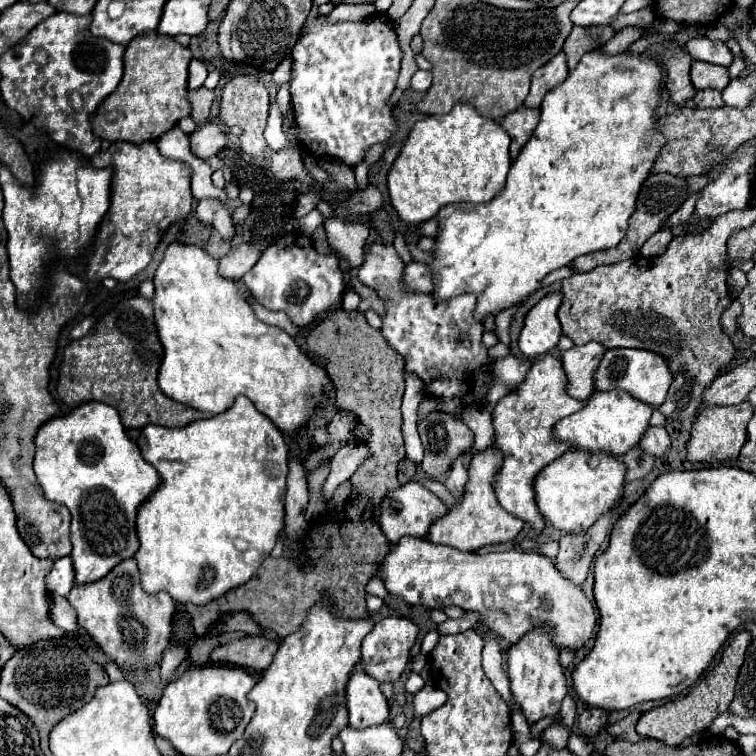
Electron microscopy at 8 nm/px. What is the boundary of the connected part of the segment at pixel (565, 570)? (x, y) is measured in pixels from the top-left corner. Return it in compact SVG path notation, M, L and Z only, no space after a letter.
M569 533L559 539L559 555L555 567L577 585L583 585L589 565L599 545L587 533Z

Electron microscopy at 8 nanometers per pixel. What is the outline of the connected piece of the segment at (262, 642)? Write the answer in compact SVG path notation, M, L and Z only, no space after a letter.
M249 635L215 647L211 653L211 661L227 661L239 667L263 671L273 661L277 649L279 645L273 639L265 635Z

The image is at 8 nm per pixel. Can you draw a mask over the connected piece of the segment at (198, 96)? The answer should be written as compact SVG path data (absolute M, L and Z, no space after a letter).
M201 87L197 91L189 91L189 103L191 103L191 117L197 125L201 125L209 117L209 109L213 103L215 95L213 91Z

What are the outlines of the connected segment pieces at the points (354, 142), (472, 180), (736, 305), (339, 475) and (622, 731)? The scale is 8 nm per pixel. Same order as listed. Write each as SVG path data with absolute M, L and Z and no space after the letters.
M371 15L357 23L327 23L325 17L317 17L307 23L291 57L291 105L299 127L299 141L307 152L318 157L325 153L355 167L373 143L391 137L397 123L387 99L395 91L401 61L391 23L381 15Z
M457 103L451 113L447 115L431 115L421 121L417 121L401 147L399 157L393 161L389 175L387 175L387 187L389 187L389 199L393 209L397 211L399 219L411 225L419 225L431 217L437 215L441 205L449 203L485 203L493 199L501 187L505 185L507 171L511 167L509 157L509 135L491 119L485 119L473 111L469 105Z
M733 299L731 301L731 305L723 311L723 315L721 315L721 327L723 327L723 331L731 337L731 335L735 335L735 331L737 331L737 325L735 325L735 319L737 319L737 315L741 313L741 303L739 303L739 299Z
M349 441L345 447L337 451L337 455L331 459L331 473L323 483L323 491L321 491L325 505L329 505L337 485L347 481L355 473L355 469L363 463L365 457L369 457L369 451L361 441Z
M633 711L633 713L627 715L625 719L621 719L621 721L613 723L613 725L609 725L607 731L609 731L609 735L613 735L613 737L617 737L617 739L625 739L625 741L635 743L635 741L641 739L641 735L635 731L637 719L639 719L639 713Z

